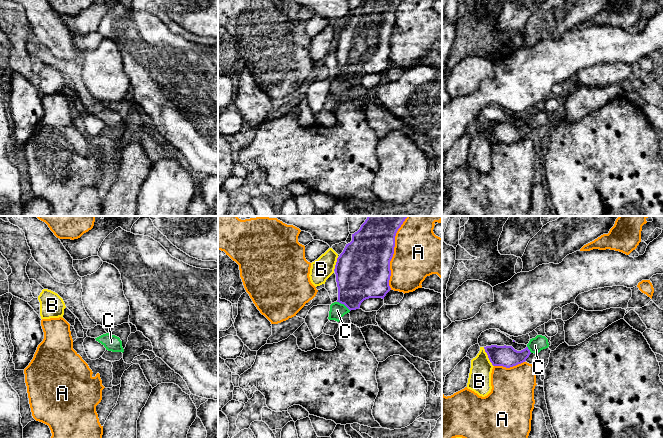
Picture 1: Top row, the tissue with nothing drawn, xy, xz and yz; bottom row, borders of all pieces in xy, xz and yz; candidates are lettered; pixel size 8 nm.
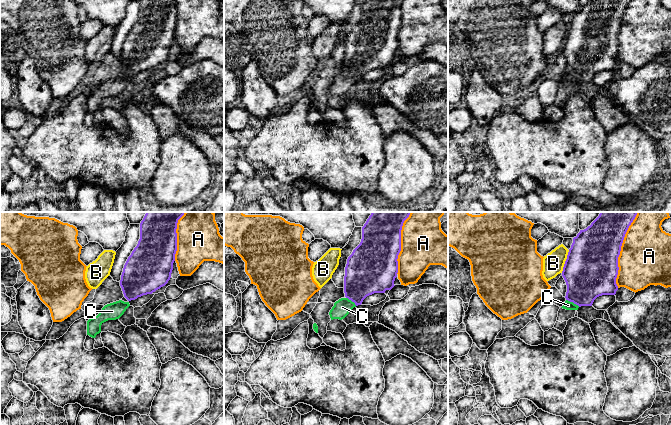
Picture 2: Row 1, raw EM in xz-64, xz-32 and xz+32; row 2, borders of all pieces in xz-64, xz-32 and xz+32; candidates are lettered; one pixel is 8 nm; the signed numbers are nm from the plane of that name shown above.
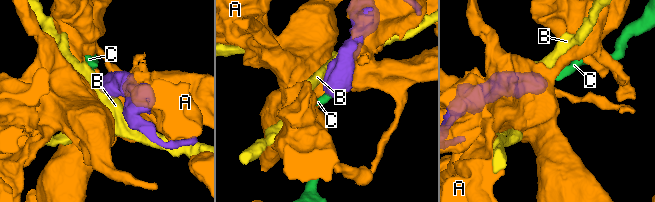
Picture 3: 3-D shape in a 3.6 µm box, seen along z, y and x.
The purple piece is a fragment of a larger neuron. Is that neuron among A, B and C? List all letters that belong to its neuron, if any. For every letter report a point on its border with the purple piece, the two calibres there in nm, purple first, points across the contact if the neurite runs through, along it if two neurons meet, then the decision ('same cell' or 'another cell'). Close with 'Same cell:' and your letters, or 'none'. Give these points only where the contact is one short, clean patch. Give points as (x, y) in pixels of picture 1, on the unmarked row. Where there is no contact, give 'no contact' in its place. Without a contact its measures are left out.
A: meets purple in xz at (392, 32); 420 nm thick on the purple side, 400 nm on the other; another cell
B: meets purple in yz at (488, 133); 170 nm thick on the purple side, 190 nm on the other; border along yz (483, 123), (493, 142); another cell
C: meets purple in xz at (344, 80); 360 nm thick on the purple side, 130 nm on the other; runs through xz (359, 53), (344, 80), (337, 86); same cell
Same cell: C

